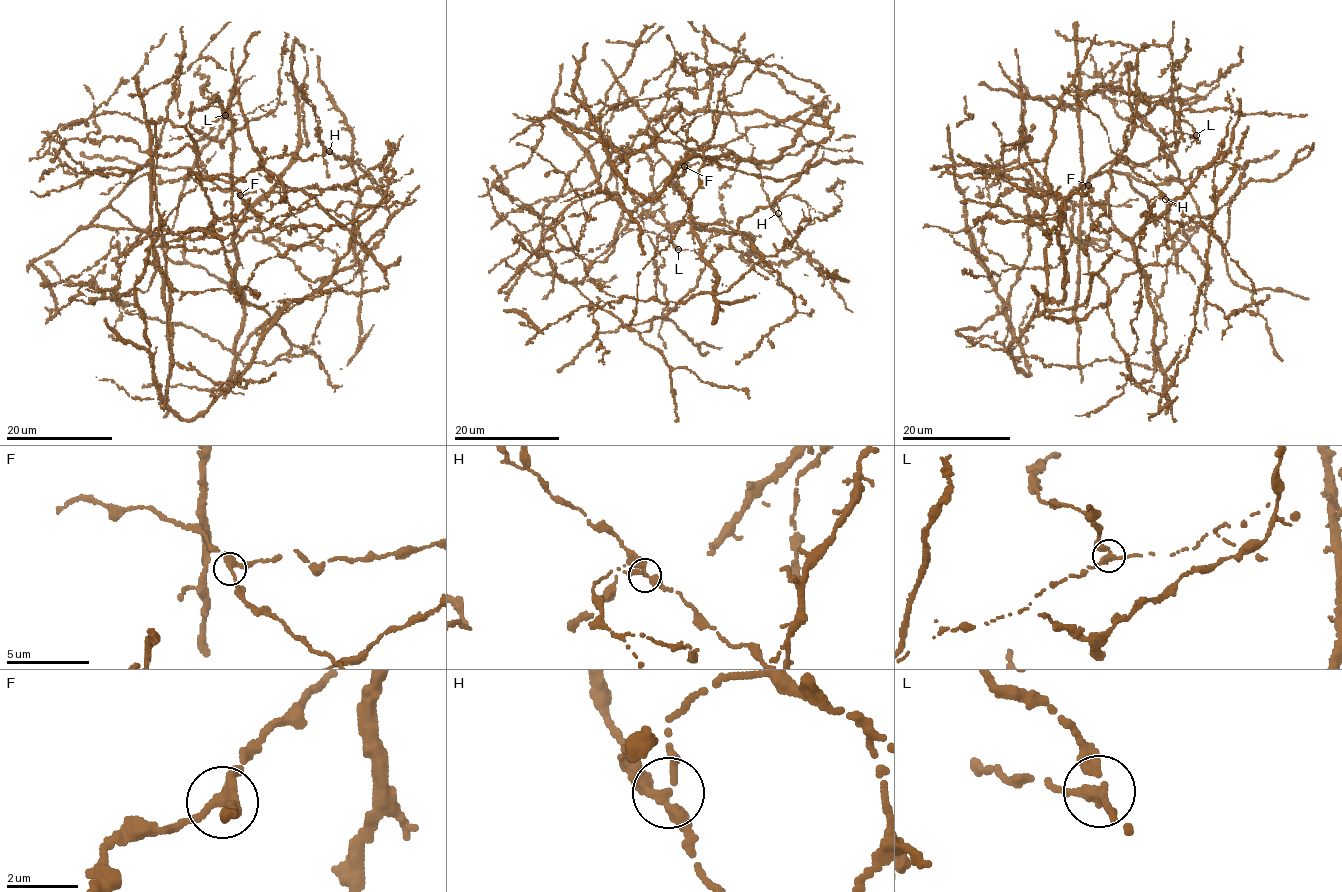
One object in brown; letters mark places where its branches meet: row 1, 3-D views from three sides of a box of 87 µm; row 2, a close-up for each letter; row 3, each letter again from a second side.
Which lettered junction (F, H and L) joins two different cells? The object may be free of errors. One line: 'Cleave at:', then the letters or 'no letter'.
Cleave at: L

